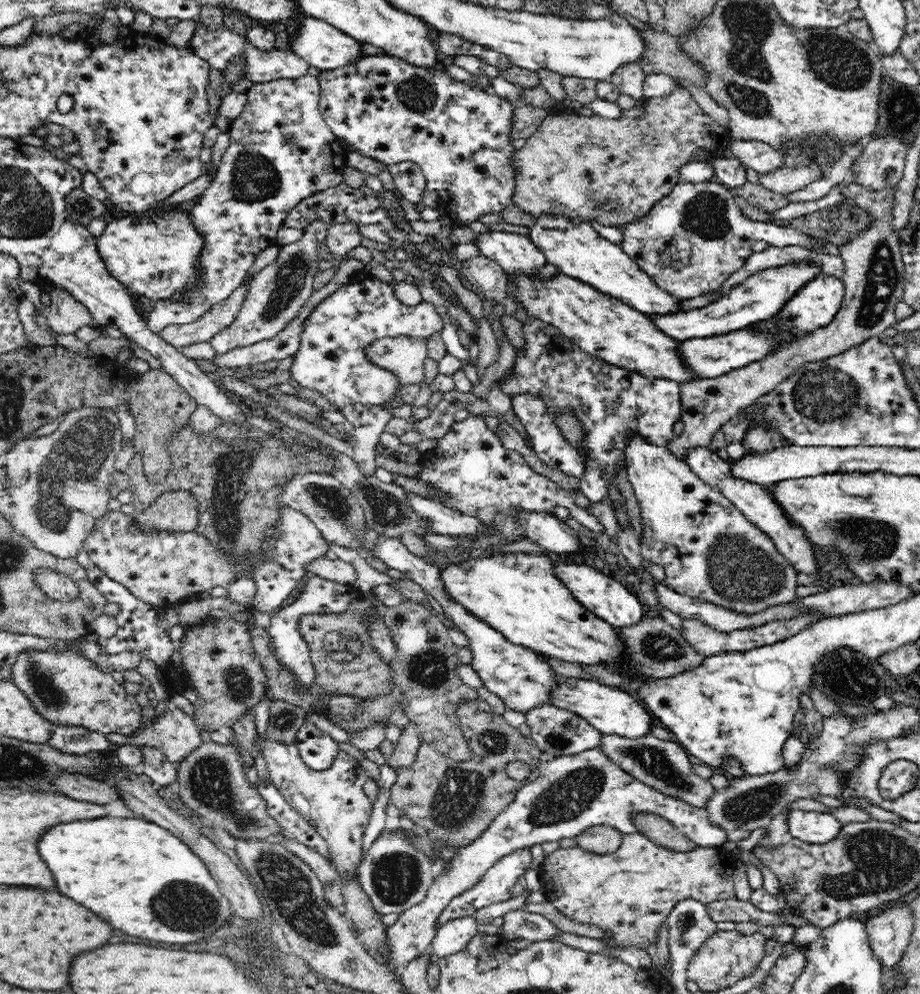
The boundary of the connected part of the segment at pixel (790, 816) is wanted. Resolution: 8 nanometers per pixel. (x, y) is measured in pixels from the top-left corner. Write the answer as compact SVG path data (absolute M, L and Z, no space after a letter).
M792 809L787 814L789 838L812 844L829 843L837 838L842 825L830 813Z

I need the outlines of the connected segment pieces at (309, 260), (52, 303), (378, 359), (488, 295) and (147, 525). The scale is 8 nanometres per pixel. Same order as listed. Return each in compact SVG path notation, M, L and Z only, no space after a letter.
M320 219L310 222L303 228L304 234L300 240L279 246L276 260L252 276L246 300L242 302L242 309L237 313L235 320L216 332L209 340L218 355L233 348L272 339L296 318L308 297L314 292L314 277L320 272L318 246L325 242L328 226L329 224Z
M57 286L47 301L49 313L45 316L54 334L74 334L78 328L92 323L92 315L65 288Z
M400 335L375 340L366 346L372 363L392 371L403 388L424 381L424 360L428 356L426 340L422 337Z
M482 254L471 257L462 261L460 272L474 288L478 288L478 292L485 294L484 300L504 305L508 291L508 274L495 260Z
M174 490L160 494L146 510L135 513L134 521L142 530L190 532L200 524L200 511L191 492Z

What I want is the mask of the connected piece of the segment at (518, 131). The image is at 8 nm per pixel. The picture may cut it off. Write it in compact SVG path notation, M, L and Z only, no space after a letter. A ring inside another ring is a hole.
M531 105L514 107L512 143L513 147L520 149L525 140L538 130L542 119L549 115L548 110Z

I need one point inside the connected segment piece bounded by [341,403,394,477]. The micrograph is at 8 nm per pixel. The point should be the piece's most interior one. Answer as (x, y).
(368, 420)

